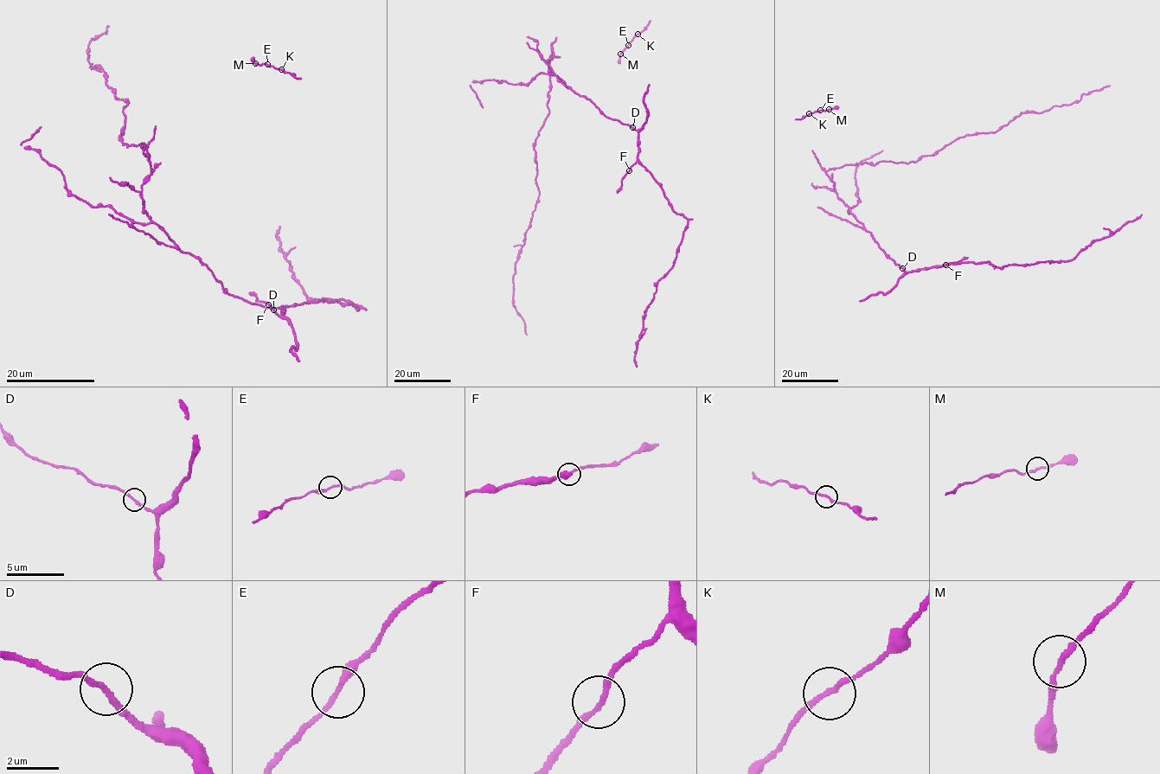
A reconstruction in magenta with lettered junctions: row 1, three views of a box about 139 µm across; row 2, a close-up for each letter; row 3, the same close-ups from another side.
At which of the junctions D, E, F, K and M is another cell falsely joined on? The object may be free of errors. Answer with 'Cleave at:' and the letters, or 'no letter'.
Cleave at: no letter

